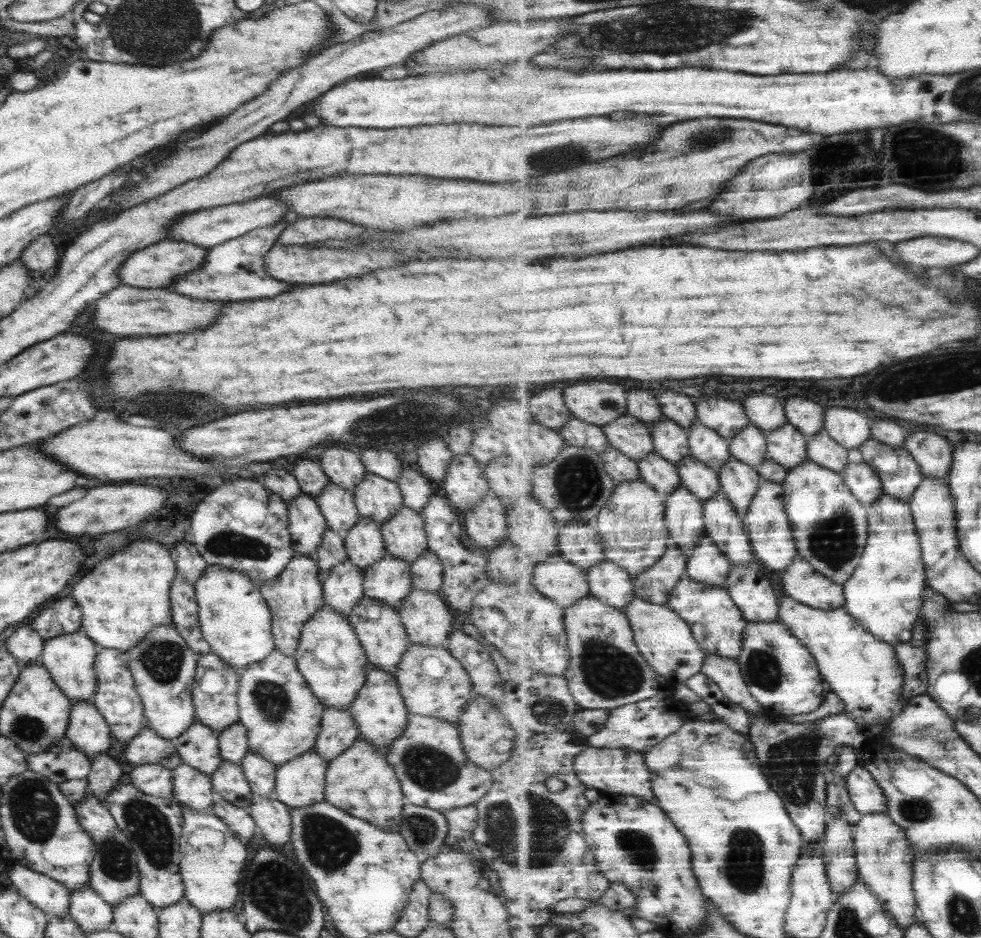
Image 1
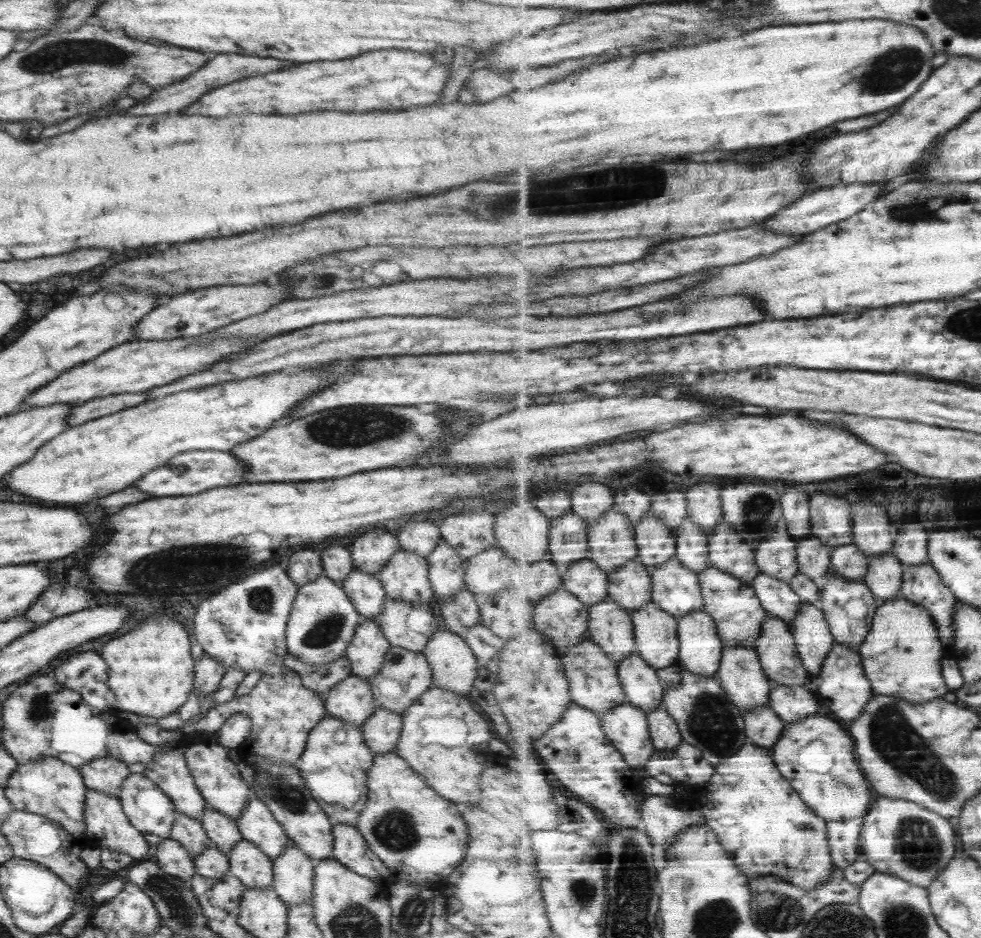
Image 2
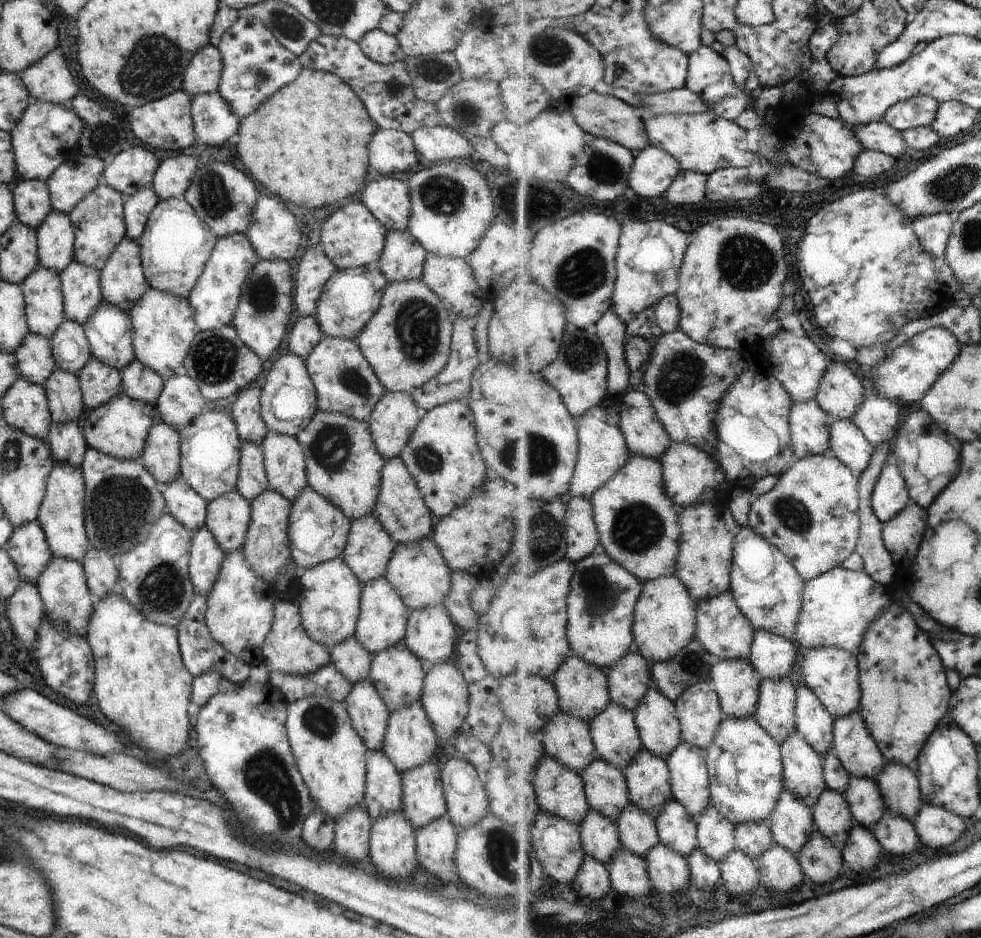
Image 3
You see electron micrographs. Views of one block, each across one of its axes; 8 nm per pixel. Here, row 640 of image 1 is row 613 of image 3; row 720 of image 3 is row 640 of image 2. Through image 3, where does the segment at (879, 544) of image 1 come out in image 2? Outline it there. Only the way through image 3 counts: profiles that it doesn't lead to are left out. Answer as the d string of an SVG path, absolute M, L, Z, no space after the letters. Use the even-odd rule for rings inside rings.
M903 596L889 600L878 609L871 635L860 648L864 668L877 694L899 696L910 702L953 696L942 674L941 660L947 656L947 647L935 620L924 605Z

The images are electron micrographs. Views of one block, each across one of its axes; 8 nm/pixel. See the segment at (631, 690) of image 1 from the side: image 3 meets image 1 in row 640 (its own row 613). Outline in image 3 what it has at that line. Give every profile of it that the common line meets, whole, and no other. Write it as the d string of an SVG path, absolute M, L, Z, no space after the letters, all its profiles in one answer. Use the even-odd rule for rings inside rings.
M601 549L577 562L569 602L568 634L573 652L610 671L635 650L635 620L644 582Z

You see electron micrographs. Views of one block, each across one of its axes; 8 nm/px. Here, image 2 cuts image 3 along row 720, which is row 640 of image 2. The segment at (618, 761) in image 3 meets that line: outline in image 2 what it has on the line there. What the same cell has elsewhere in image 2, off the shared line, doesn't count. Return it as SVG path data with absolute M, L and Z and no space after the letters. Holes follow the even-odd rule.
M611 597L591 607L589 634L620 664L638 651L633 614Z

